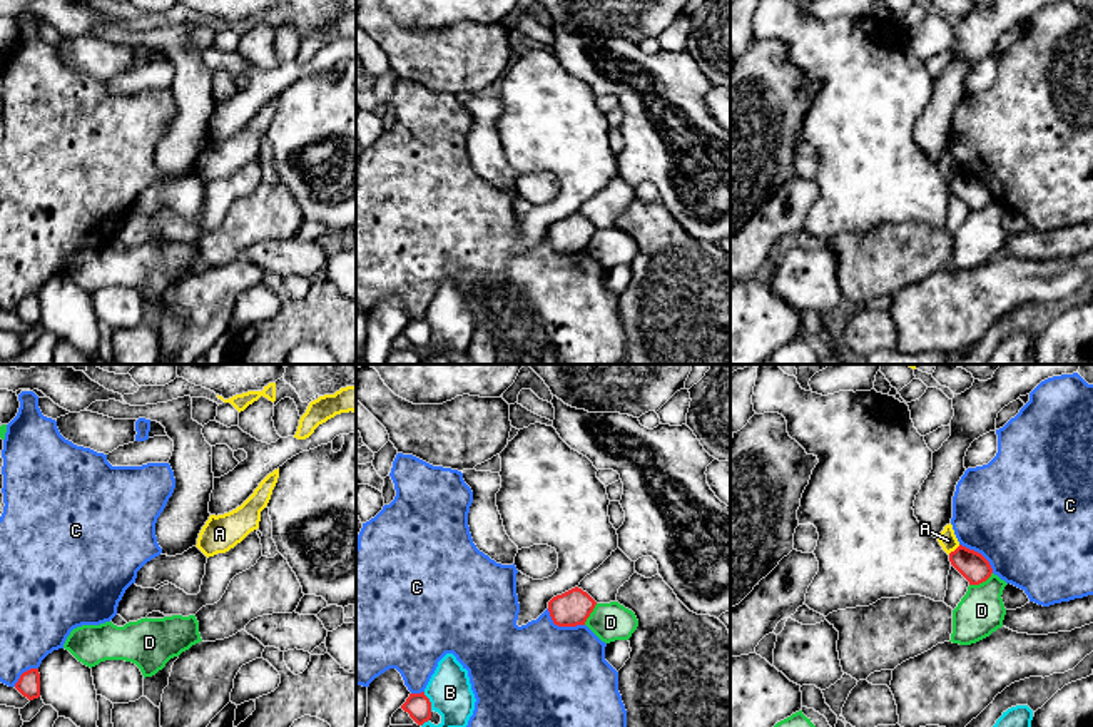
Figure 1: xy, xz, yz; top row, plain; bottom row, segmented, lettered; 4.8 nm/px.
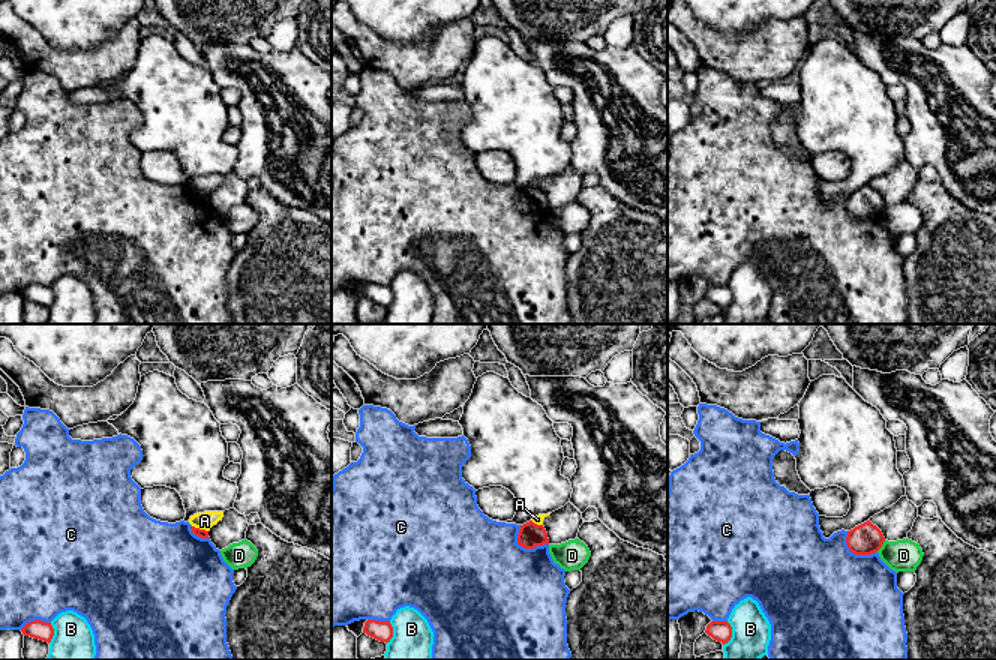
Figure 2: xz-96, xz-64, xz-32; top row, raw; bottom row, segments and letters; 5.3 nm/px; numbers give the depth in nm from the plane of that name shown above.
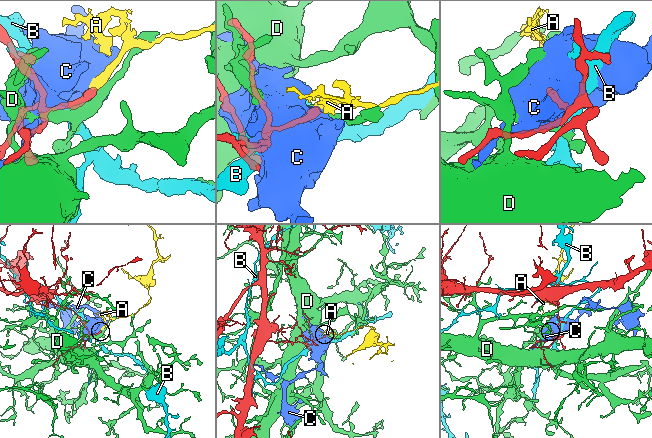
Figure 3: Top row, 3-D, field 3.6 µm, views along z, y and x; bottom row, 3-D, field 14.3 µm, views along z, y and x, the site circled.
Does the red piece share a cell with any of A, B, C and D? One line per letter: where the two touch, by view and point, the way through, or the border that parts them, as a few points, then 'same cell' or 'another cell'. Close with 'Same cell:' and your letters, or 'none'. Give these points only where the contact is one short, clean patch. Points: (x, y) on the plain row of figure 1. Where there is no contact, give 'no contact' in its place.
A: yz (955, 176) | along yz (960, 171), (948, 179) | another cell
B: xz (430, 328) | another cell
C: xz (562, 251) | another cell
D: yz (981, 208) | another cell
Same cell: none

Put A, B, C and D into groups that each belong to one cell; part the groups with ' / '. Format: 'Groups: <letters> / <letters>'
Groups: A / B / C / D

